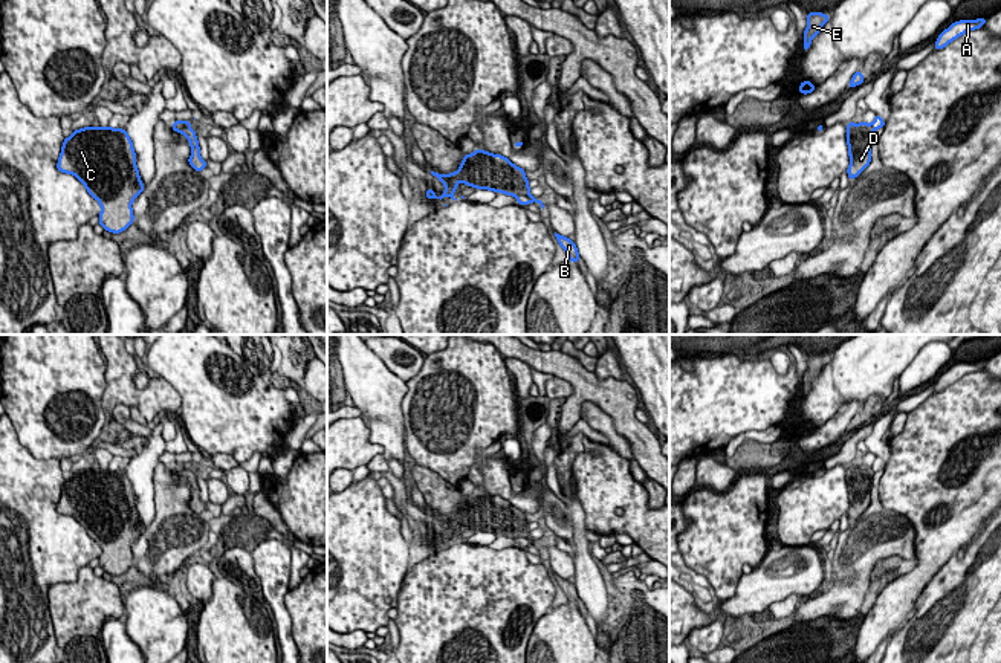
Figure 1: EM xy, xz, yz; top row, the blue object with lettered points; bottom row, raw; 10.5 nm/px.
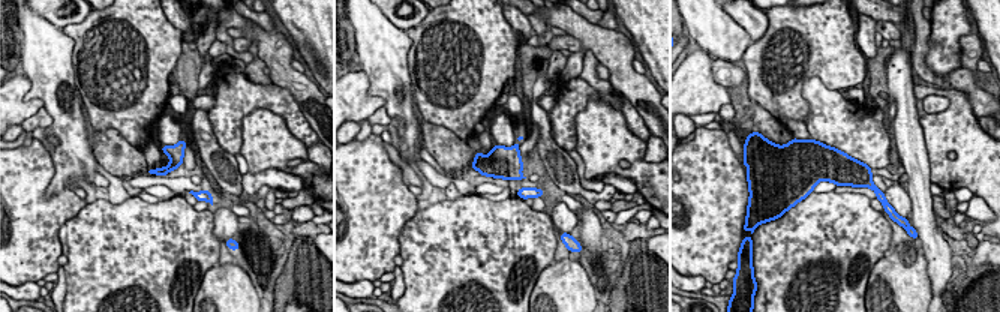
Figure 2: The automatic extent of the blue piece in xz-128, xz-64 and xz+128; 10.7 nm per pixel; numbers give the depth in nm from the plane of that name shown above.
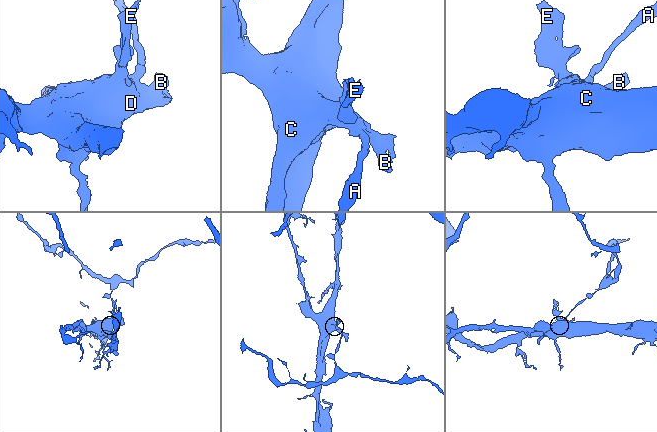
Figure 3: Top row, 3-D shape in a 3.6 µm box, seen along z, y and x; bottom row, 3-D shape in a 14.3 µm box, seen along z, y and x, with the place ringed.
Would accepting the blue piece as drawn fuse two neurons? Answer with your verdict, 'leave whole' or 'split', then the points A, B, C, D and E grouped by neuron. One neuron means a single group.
split | A / B C D E

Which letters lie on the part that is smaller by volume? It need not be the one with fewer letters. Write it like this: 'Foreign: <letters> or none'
Foreign: A

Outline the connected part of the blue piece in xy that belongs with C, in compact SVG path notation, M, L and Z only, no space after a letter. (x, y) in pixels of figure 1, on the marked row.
M84 127L66 137L57 163L61 173L73 174L101 205L99 225L113 234L125 231L133 222L133 200L144 191L136 167L133 142L125 130Z

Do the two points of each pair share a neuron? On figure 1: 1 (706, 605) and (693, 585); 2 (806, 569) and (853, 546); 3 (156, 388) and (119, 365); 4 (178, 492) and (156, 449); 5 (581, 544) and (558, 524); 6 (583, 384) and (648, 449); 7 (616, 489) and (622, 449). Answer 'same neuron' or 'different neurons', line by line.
1: same neuron
2: different neurons
3: same neuron
4: different neurons
5: different neurons
6: same neuron
7: different neurons

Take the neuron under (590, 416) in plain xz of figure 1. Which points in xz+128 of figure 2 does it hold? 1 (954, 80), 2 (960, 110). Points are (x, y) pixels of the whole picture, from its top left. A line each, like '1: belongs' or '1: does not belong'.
1: belongs
2: does not belong

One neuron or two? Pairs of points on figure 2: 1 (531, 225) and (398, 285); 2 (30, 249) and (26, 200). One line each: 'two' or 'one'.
1: two
2: one

